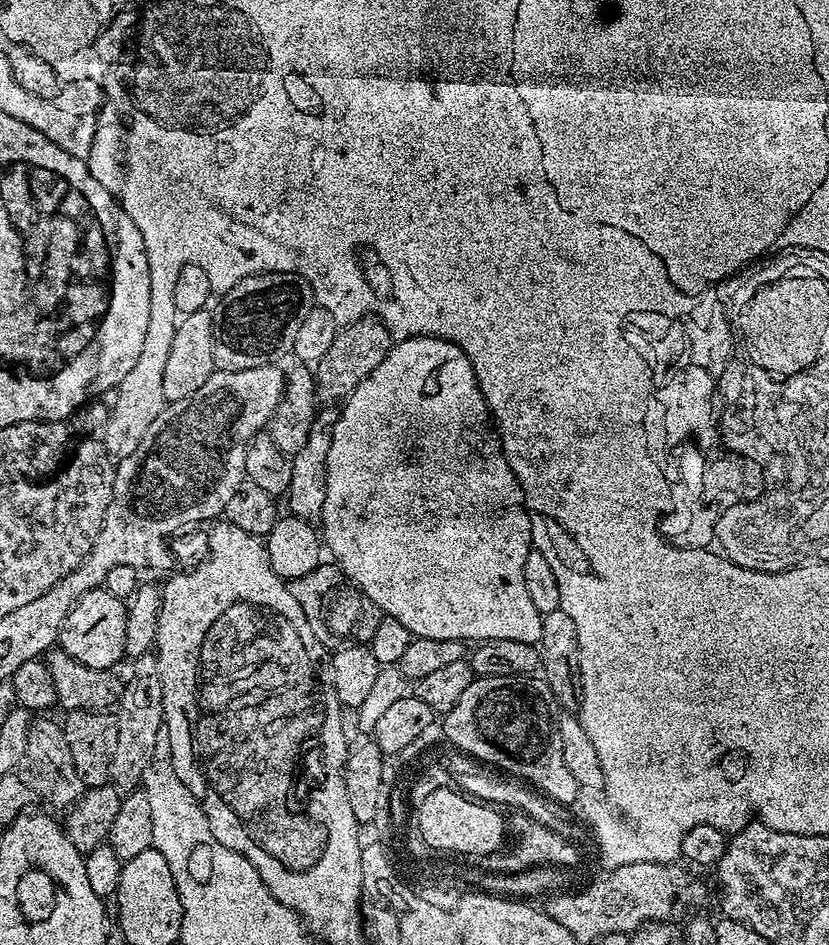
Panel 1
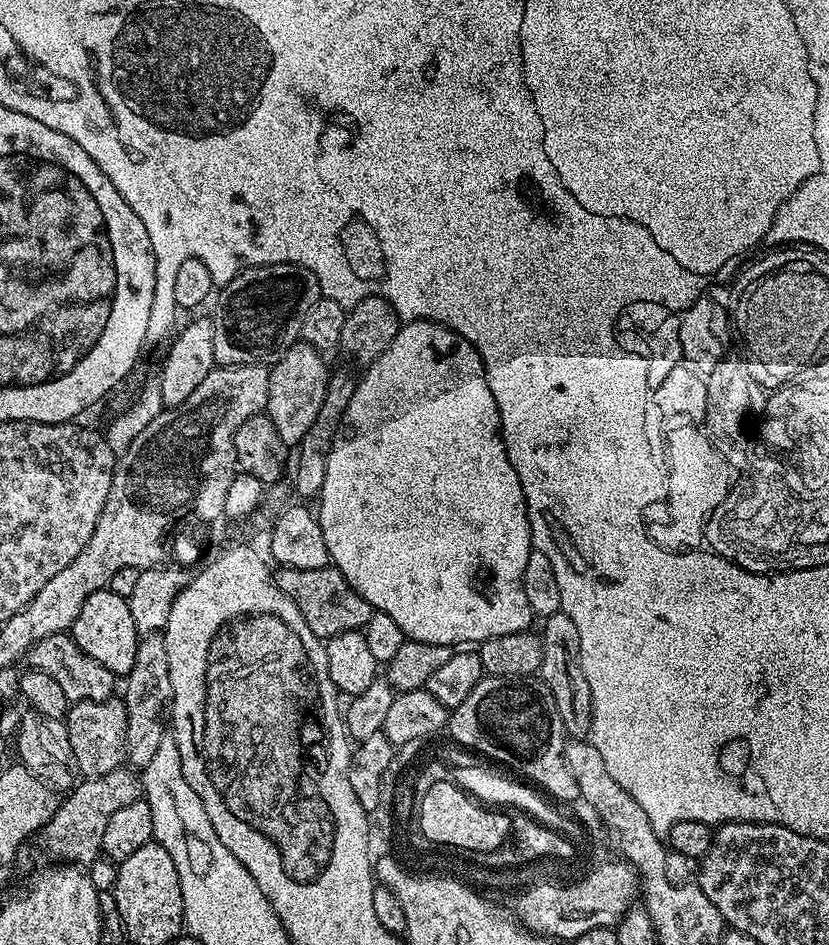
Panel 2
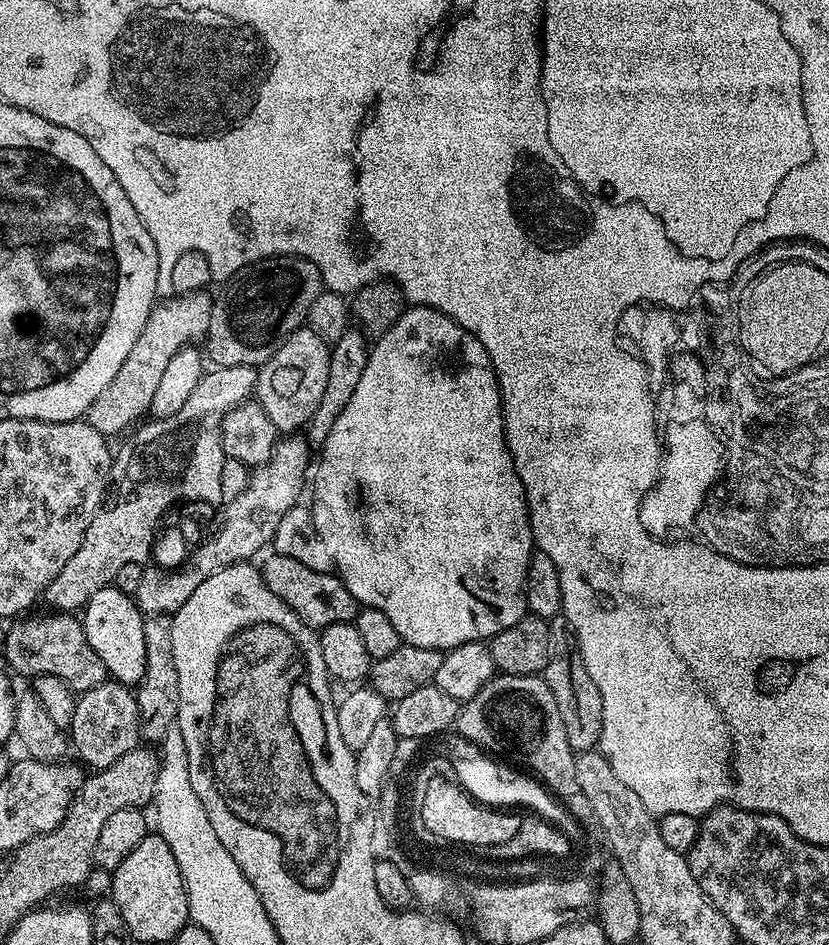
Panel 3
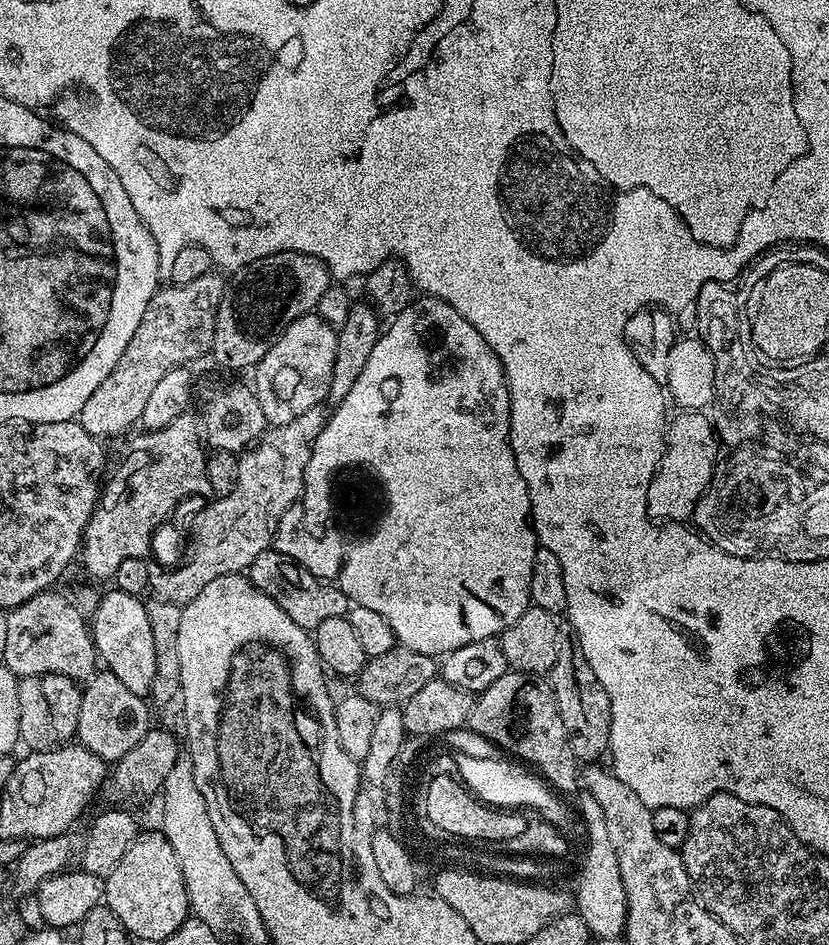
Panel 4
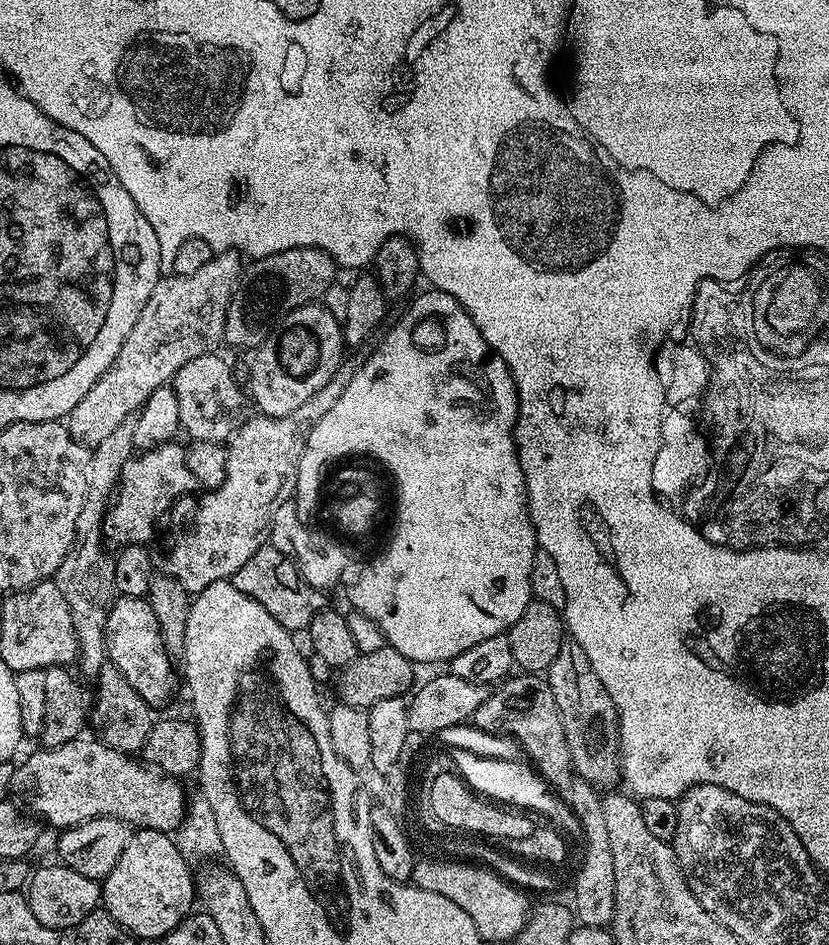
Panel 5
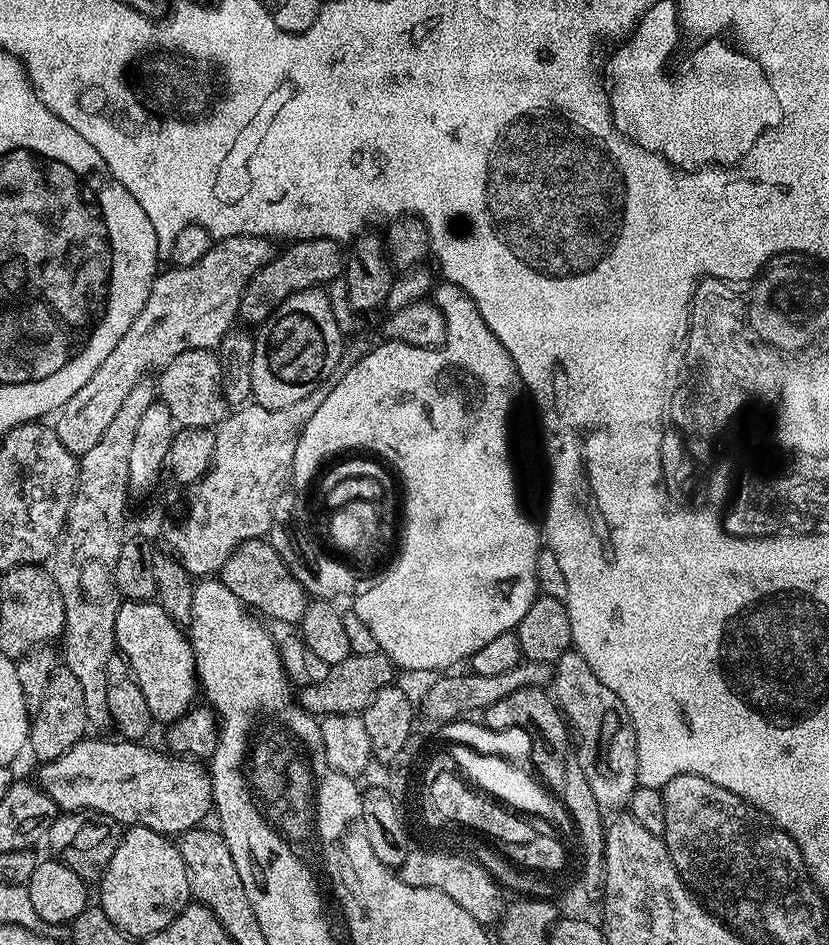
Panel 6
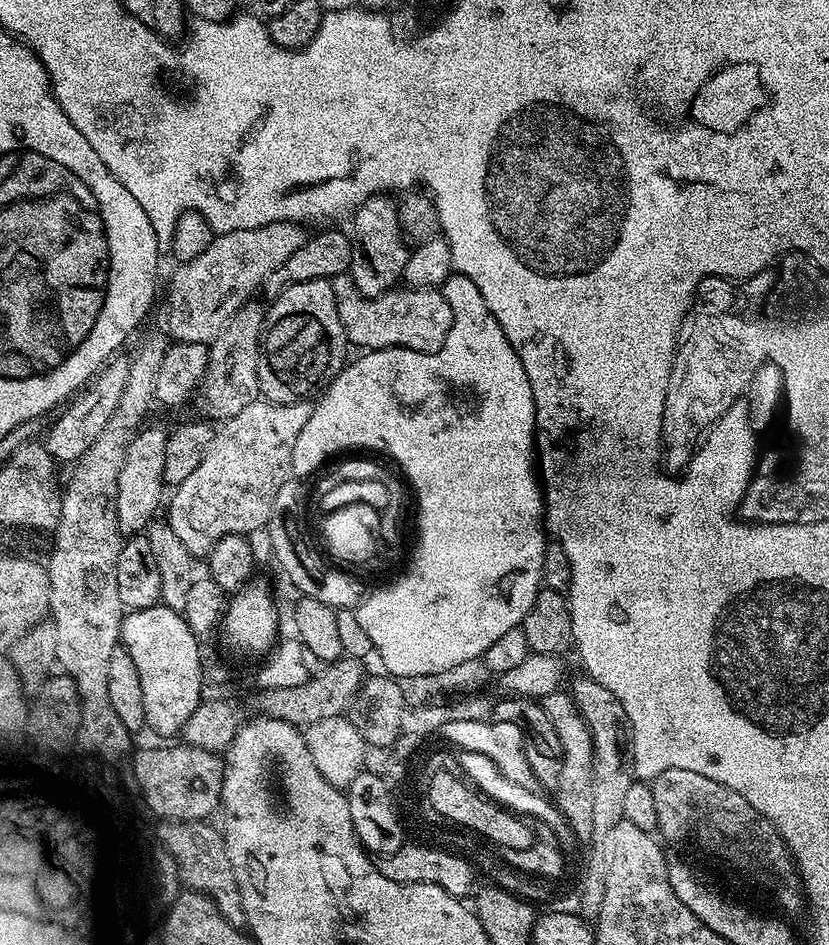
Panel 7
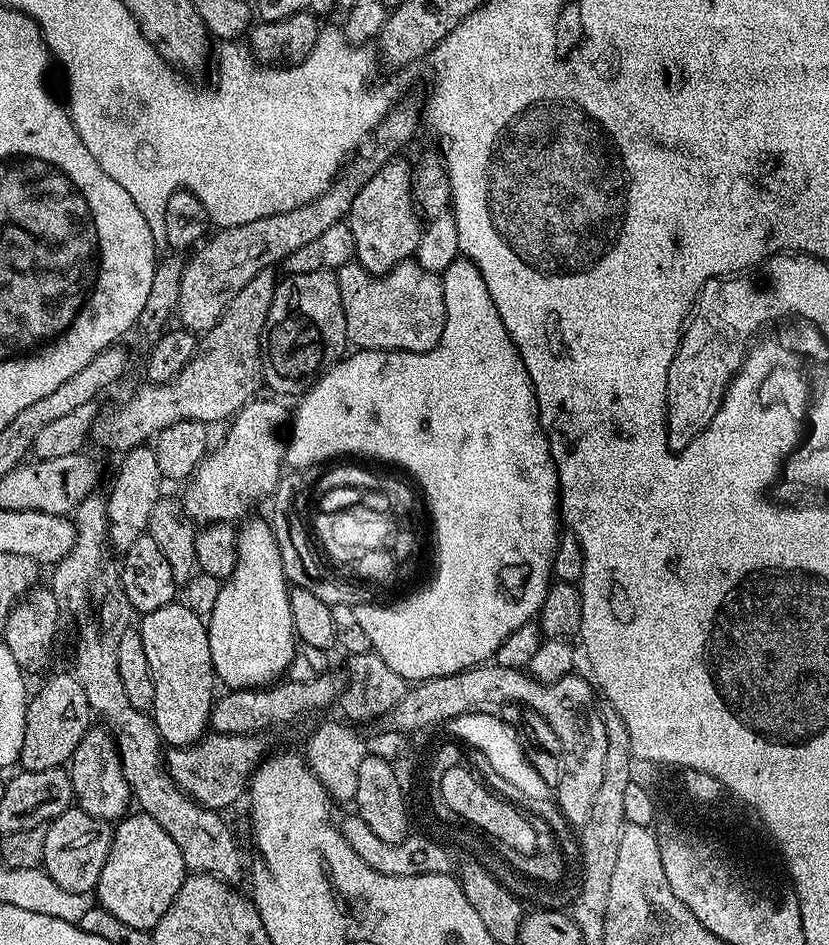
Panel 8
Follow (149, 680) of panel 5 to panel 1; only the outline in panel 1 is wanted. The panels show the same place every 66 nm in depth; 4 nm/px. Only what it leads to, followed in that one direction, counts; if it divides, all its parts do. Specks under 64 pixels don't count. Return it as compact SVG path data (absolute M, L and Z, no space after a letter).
M102 586L90 590L90 594L82 594L74 610L66 614L66 622L60 631L59 647L82 666L115 669L115 664L125 659L127 617L125 601L114 598L114 594L110 594Z

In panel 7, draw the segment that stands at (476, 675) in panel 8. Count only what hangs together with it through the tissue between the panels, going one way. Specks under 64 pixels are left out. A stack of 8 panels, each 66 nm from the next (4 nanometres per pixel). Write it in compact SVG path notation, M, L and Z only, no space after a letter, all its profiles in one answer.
M561 690L545 696L542 703L550 722L554 722L554 730L558 730L558 738L562 742L564 751L562 775L558 777L554 803L580 841L591 841L594 834L594 742L592 741L592 731L586 726L580 713L580 707L576 705L576 701L567 691Z

